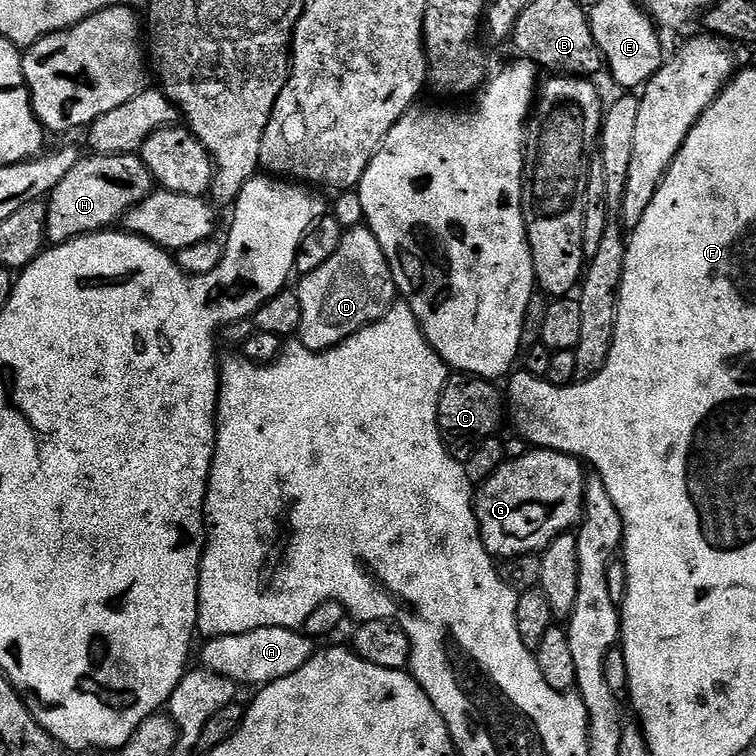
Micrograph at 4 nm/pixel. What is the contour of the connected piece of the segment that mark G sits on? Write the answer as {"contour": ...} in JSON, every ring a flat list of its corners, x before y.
{"contour":[[532,448,517,460,505,459,498,471,479,485,474,496,476,521,480,527,480,541,494,558,517,556,518,554,543,553,554,538,564,532,572,532,584,518,584,486,586,468,574,456,555,452,549,448]]}

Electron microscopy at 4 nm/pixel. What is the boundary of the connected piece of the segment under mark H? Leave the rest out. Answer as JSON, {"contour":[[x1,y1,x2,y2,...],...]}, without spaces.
{"contour":[[85,155,58,182,52,195,47,197,46,240,49,245,65,244,90,232,103,232,111,229,115,222,123,221,127,214,154,191,154,181,150,170,139,155,98,156]]}

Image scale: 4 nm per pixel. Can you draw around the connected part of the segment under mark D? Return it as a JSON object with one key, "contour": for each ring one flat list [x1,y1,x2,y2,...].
{"contour":[[367,226,347,229,330,262,318,266,318,270,303,277,299,283,302,322,298,340,312,352,326,352,336,347,346,337,383,318,398,300,386,254,382,254,378,238,374,238]]}

